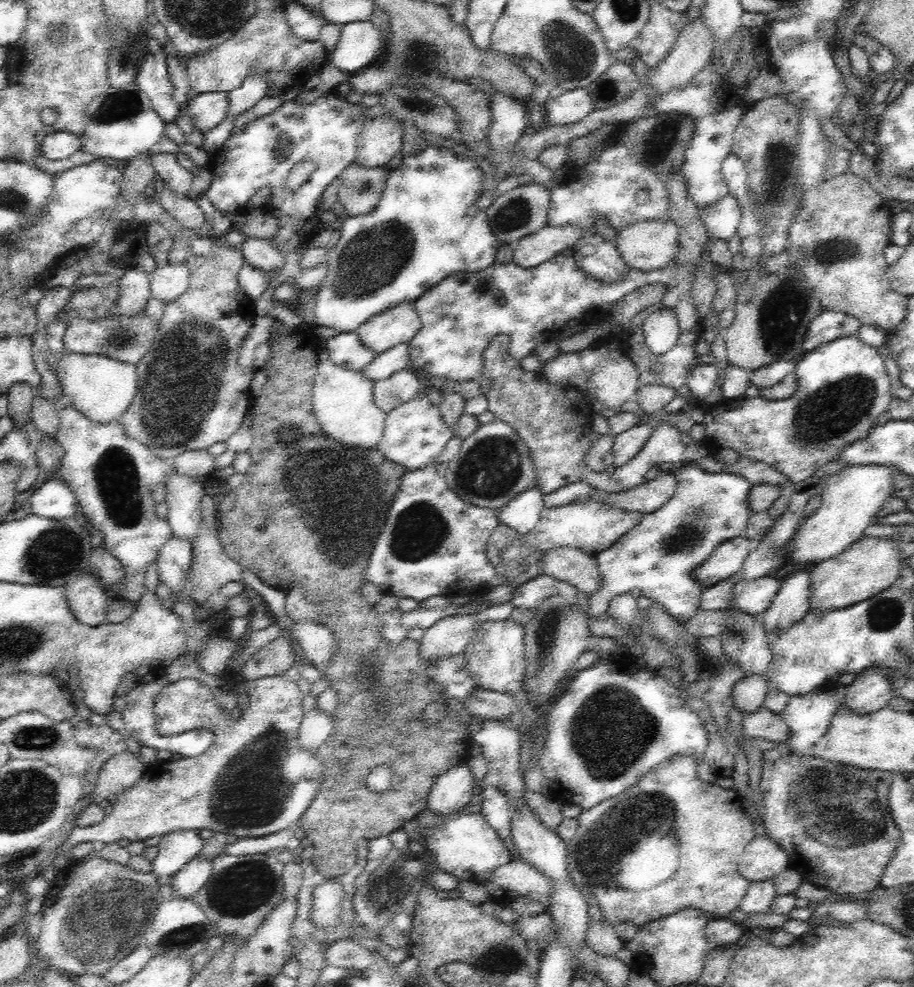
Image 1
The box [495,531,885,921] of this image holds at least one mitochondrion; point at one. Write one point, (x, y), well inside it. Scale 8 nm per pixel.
(613, 731)

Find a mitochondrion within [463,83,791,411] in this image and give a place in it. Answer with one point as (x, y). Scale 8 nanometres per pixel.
(515, 213)

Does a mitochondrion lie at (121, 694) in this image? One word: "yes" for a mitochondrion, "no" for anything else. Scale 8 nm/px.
no

